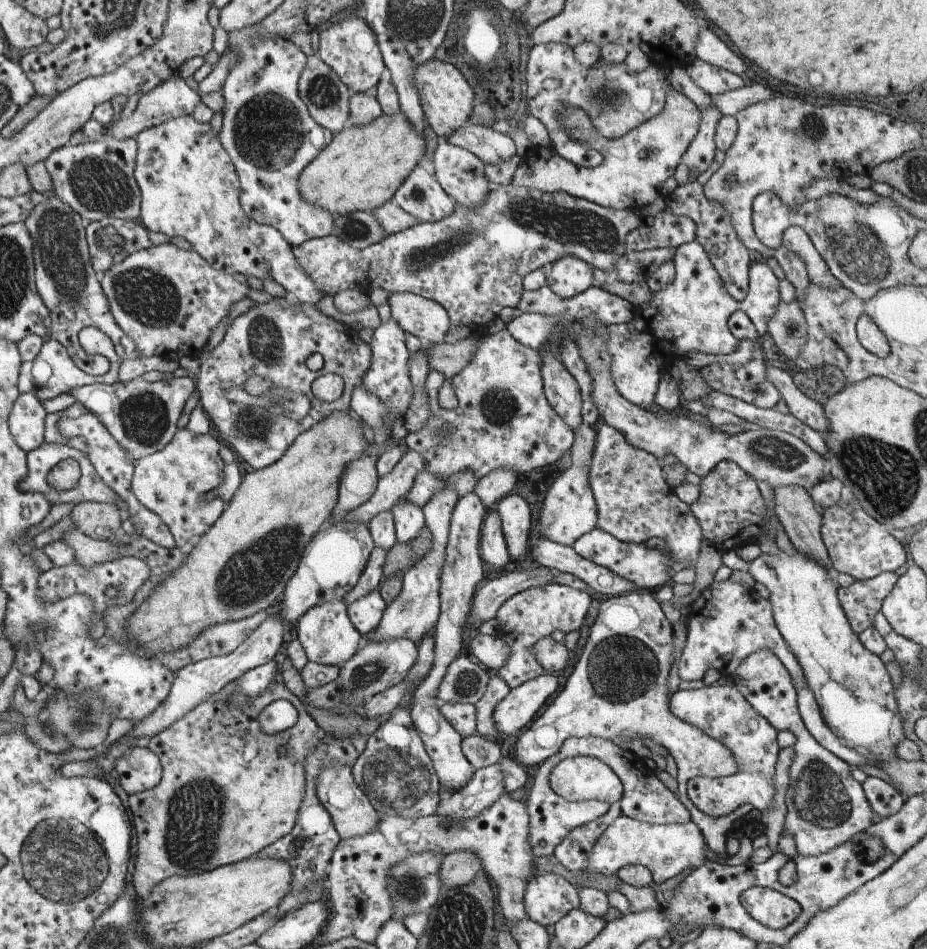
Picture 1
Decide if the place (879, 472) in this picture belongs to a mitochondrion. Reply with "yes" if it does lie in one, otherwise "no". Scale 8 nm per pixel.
yes

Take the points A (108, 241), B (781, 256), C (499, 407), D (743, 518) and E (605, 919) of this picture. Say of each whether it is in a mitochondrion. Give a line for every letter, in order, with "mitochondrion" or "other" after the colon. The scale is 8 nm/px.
A: mitochondrion
B: other
C: mitochondrion
D: other
E: other

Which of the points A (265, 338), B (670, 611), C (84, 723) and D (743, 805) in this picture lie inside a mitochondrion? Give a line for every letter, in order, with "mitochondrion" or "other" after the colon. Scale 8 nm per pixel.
A: mitochondrion
B: other
C: mitochondrion
D: other

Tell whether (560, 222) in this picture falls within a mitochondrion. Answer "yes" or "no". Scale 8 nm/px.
yes

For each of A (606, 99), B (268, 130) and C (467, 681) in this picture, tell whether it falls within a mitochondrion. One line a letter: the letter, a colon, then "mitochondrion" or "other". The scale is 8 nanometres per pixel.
A: mitochondrion
B: mitochondrion
C: mitochondrion

